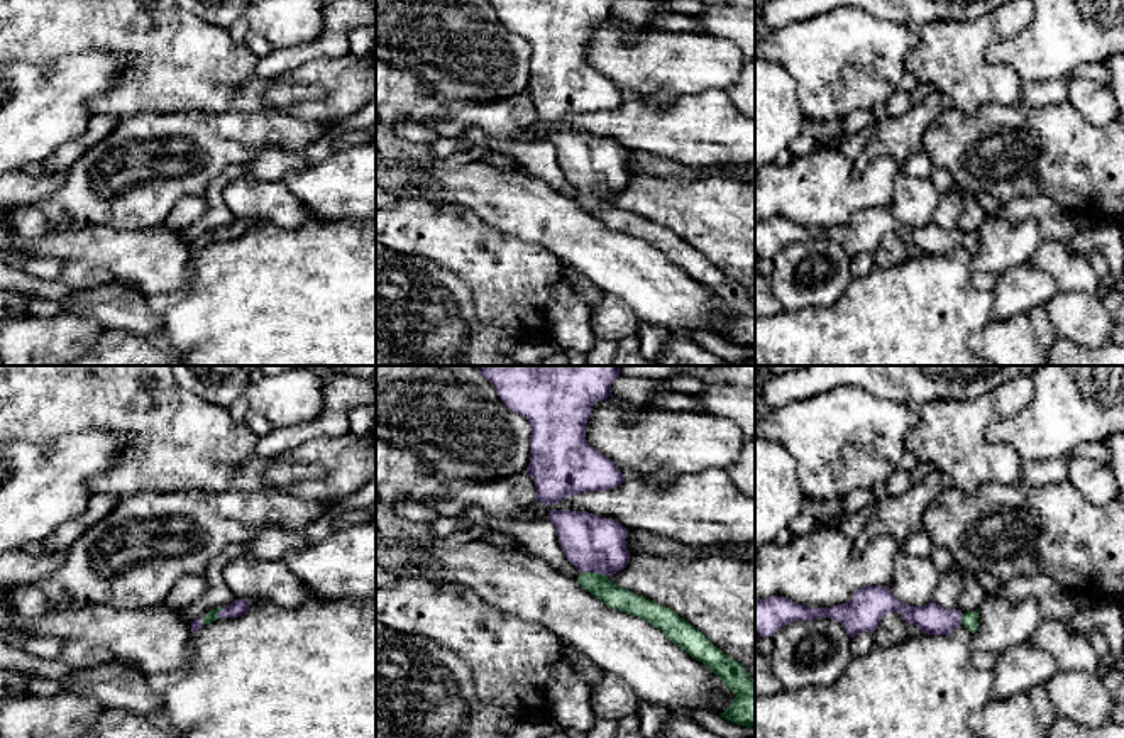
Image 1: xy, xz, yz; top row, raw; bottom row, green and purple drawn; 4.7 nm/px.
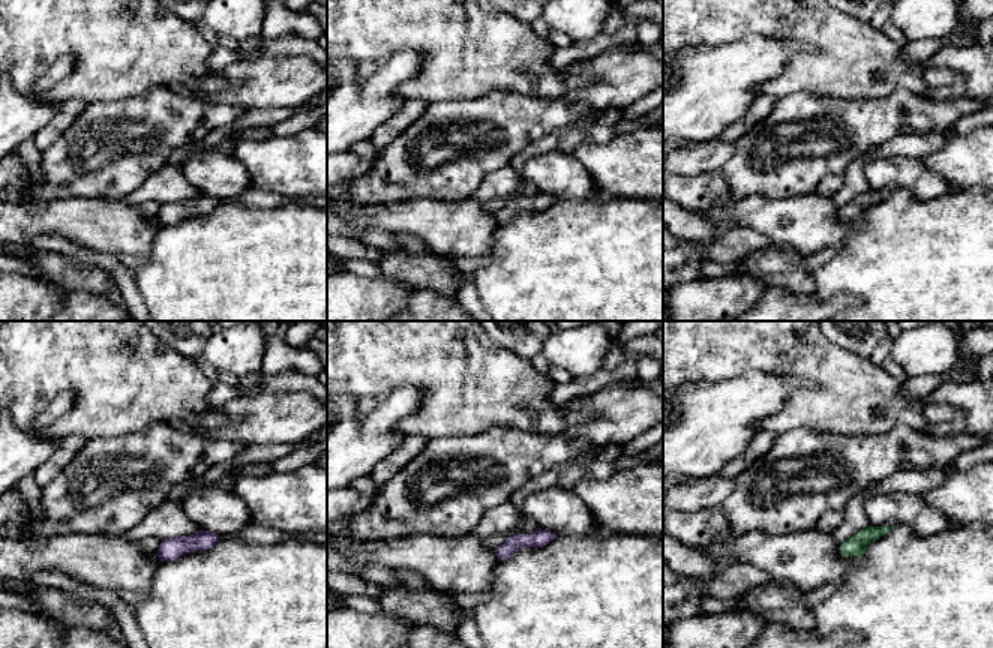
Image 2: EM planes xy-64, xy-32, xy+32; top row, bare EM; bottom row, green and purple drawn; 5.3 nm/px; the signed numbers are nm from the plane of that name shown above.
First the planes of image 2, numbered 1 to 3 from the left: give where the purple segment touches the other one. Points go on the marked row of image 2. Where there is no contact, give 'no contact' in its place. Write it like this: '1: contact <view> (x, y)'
1: no contact
2: no contact
3: no contact

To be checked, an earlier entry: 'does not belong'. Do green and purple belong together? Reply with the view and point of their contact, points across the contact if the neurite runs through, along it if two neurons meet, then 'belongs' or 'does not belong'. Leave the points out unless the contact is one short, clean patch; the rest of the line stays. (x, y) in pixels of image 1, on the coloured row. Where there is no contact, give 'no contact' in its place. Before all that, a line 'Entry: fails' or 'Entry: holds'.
Entry: fails
meets green in xz at (593, 572); runs through xz (598, 584), (593, 572), (593, 544); belongs

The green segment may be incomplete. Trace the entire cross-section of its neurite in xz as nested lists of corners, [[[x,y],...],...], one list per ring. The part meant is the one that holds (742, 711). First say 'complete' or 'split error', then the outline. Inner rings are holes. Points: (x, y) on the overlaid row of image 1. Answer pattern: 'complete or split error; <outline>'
split error; [[[554,509],[548,518],[565,559],[581,572],[577,582],[606,606],[638,616],[660,630],[692,658],[708,665],[736,694],[719,716],[755,726],[755,680],[745,667],[714,647],[699,630],[670,608],[613,584],[608,577],[630,562],[628,530],[611,518],[586,511]]]

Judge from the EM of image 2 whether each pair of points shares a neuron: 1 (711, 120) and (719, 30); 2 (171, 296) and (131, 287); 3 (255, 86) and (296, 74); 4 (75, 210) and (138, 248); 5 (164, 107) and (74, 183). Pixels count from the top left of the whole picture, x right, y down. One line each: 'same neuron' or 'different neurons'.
1: different neurons
2: different neurons
3: same neuron
4: same neuron
5: same neuron

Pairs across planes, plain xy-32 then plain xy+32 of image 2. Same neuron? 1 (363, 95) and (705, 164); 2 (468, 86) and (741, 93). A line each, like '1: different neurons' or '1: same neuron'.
1: different neurons
2: different neurons

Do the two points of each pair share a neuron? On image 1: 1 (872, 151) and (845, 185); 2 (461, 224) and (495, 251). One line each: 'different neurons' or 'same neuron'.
1: different neurons
2: same neuron

